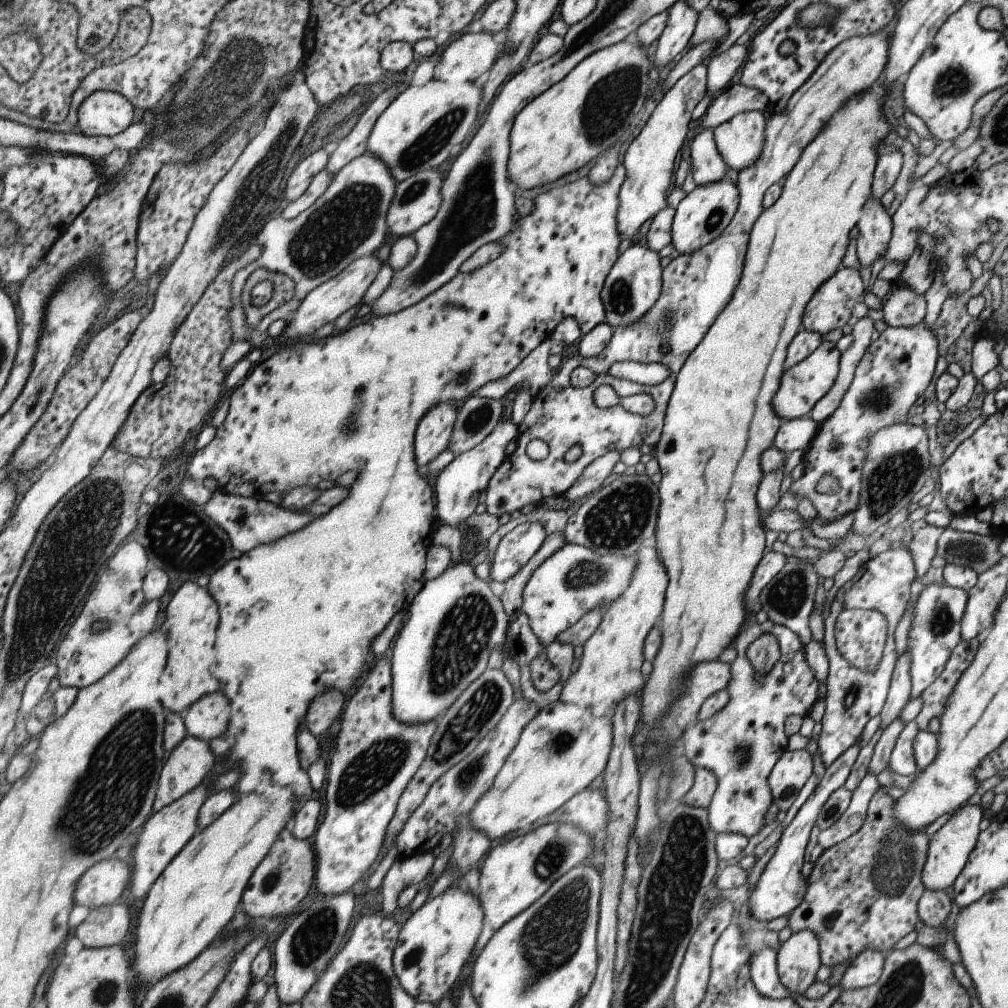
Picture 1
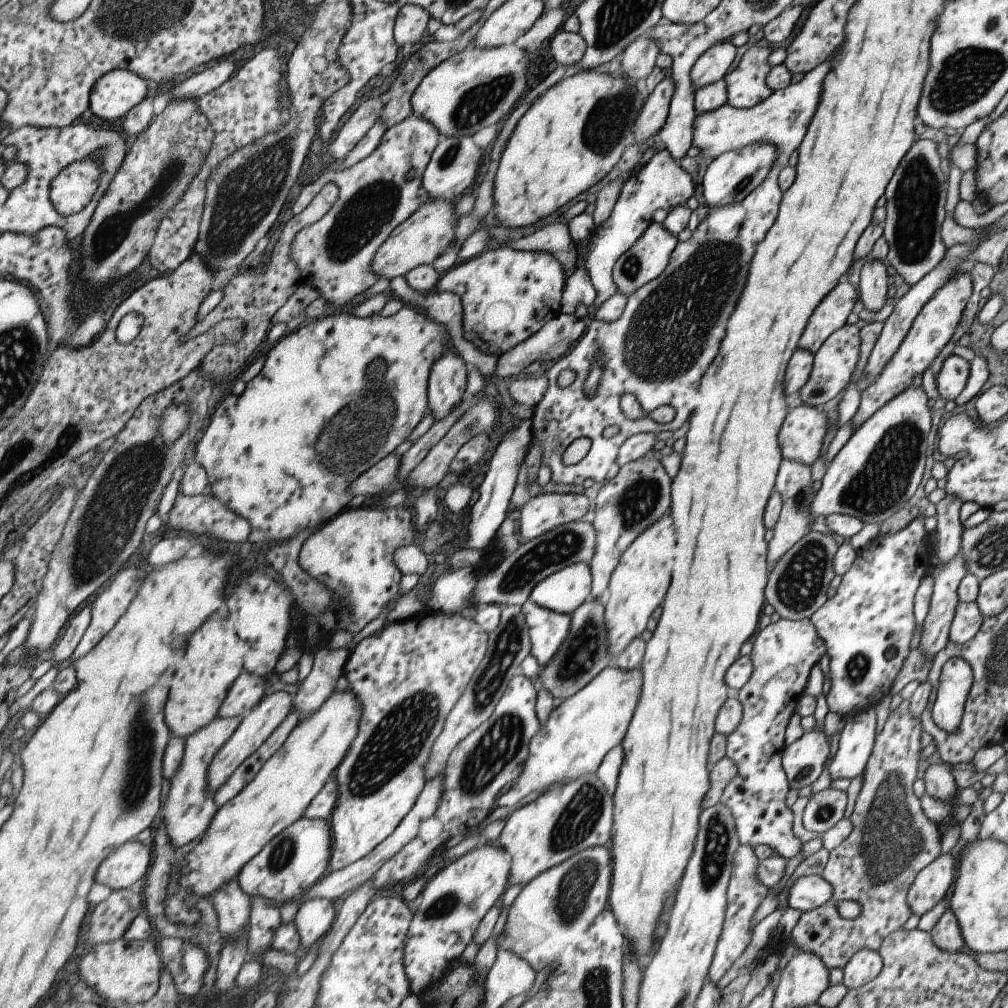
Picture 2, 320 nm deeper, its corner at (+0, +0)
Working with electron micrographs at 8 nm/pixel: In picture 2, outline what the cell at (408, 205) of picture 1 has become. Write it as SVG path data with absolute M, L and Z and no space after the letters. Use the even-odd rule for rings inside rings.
M471 135L441 137L422 172L422 185L429 199L457 200L461 192L473 183L483 150L475 145Z

